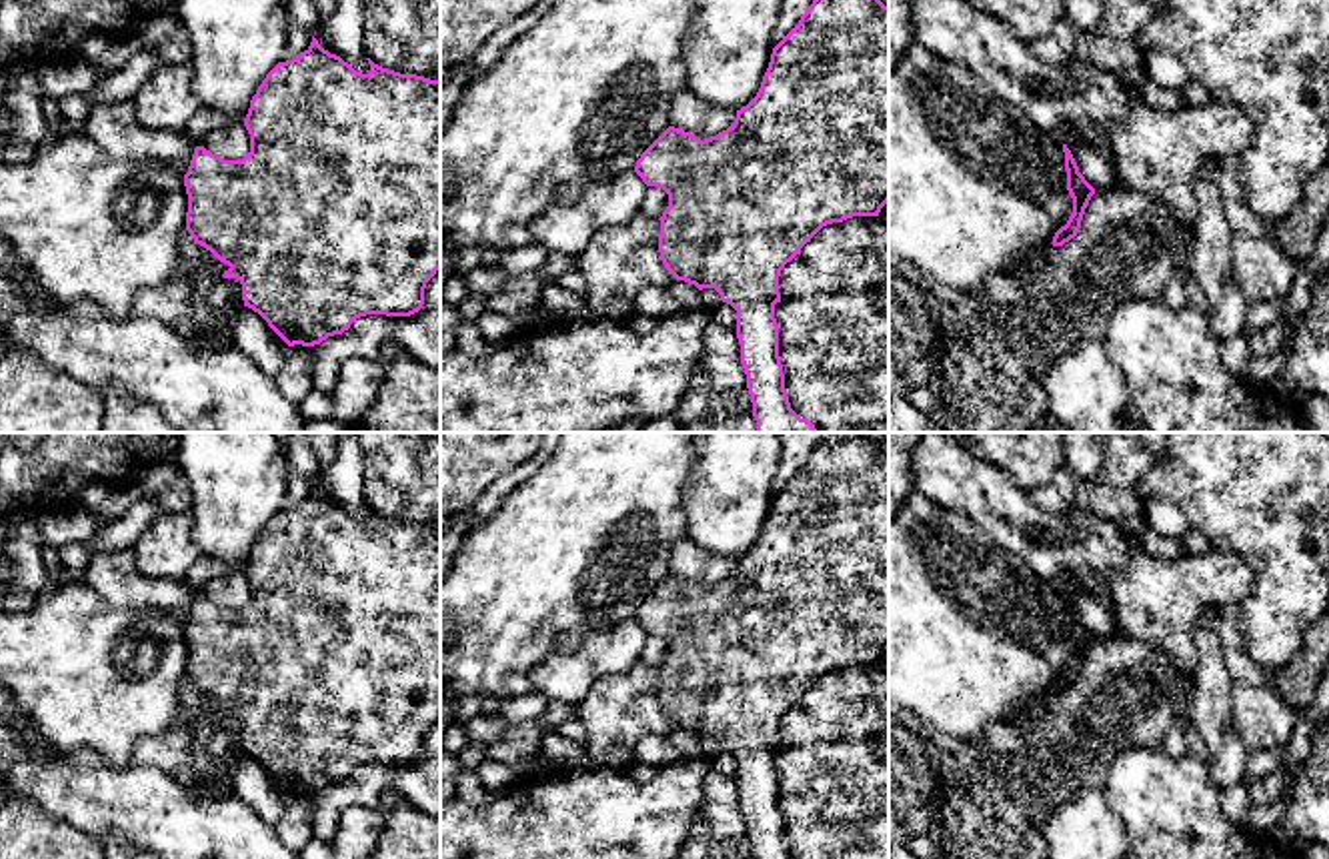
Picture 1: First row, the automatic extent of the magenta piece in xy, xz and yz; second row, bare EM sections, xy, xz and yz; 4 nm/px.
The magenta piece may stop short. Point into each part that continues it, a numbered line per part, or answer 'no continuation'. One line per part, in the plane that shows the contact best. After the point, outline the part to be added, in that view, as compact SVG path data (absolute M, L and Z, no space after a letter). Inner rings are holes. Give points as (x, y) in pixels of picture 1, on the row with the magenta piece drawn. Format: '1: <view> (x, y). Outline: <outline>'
1: xy (197, 303). Outline: M192 244L162 286L136 292L132 314L162 320L196 348L228 348L244 306L240 280L222 276L228 268L210 250Z

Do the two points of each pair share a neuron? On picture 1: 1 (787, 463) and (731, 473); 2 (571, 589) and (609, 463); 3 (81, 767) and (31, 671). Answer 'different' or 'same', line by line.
1: different
2: same
3: different

